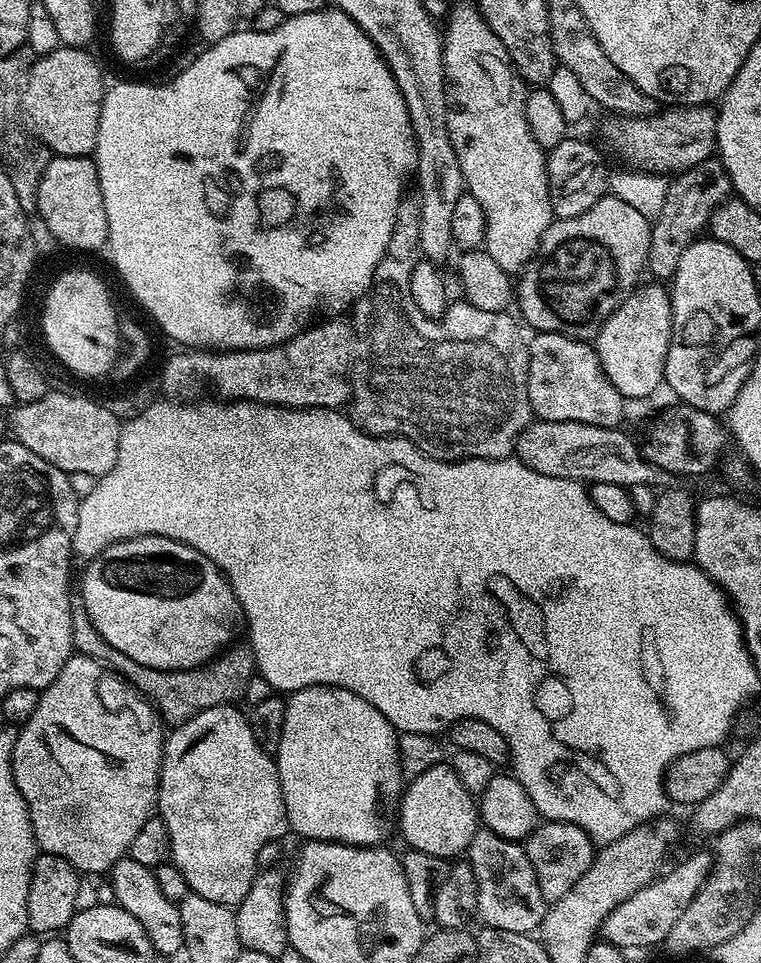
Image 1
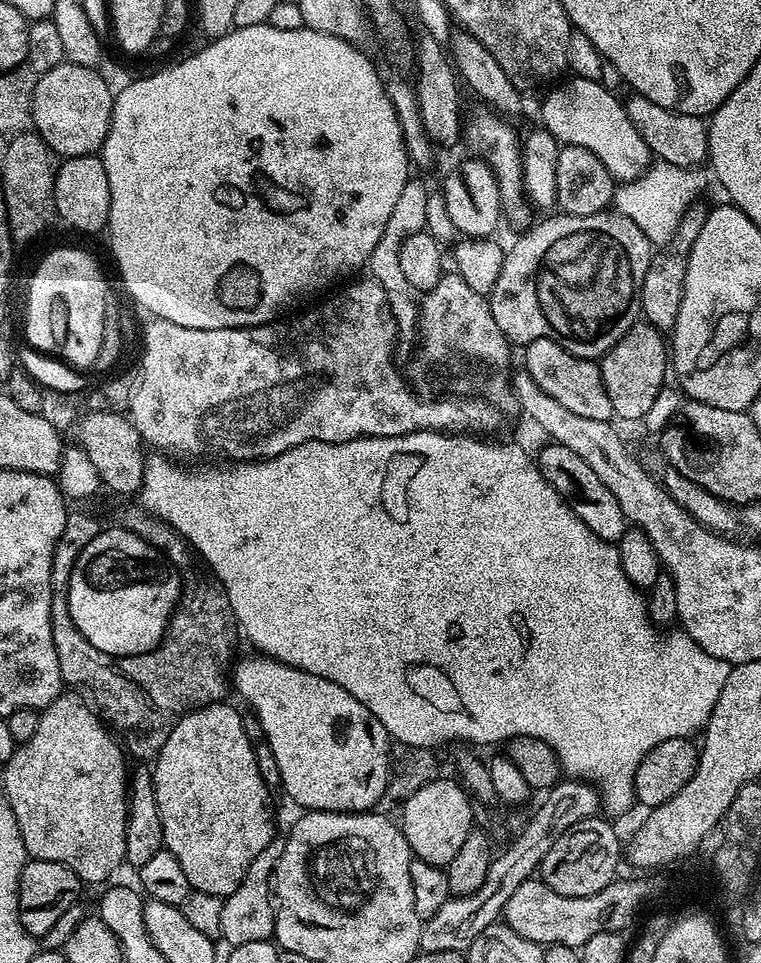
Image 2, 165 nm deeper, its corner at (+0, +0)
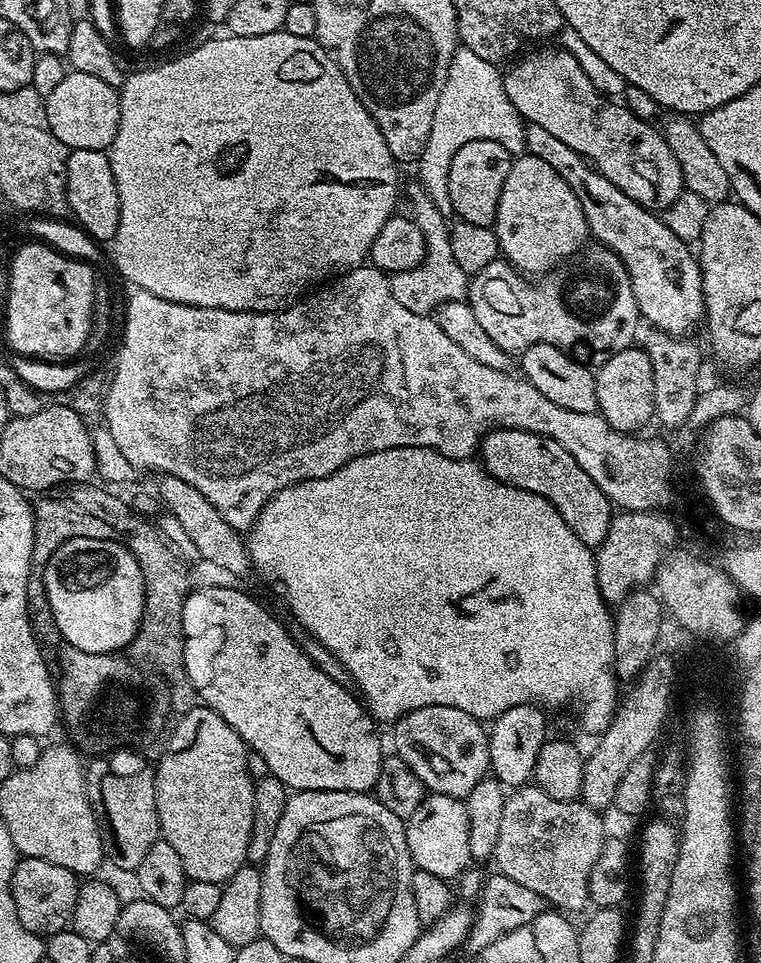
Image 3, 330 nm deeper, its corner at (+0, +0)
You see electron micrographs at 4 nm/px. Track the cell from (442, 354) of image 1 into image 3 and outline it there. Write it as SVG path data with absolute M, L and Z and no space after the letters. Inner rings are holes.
M413 186L408 192L408 200L412 203L412 221L418 226L418 230L422 230L422 238L426 242L426 254L422 262L414 266L414 270L391 273L388 276L388 285L394 298L398 298L398 302L402 302L406 310L432 314L441 304L465 299L470 276L462 270L462 266L458 266L451 250L449 217L438 214L438 206L430 202L426 190L422 187Z

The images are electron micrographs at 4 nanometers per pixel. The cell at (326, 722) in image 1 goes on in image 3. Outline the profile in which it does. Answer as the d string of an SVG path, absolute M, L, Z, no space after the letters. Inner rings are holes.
M200 588L189 591L184 609L182 610L182 626L184 627L184 669L194 686L197 697L207 707L213 708L236 731L251 751L262 754L266 761L269 773L276 776L292 792L363 792L371 793L376 787L376 779L379 776L380 764L385 758L385 753L380 752L380 736L376 733L378 727L367 707L358 699L357 693L351 687L344 688L327 677L303 653L298 643L294 642L286 624L283 624L276 616L271 616L254 597L240 588Z

